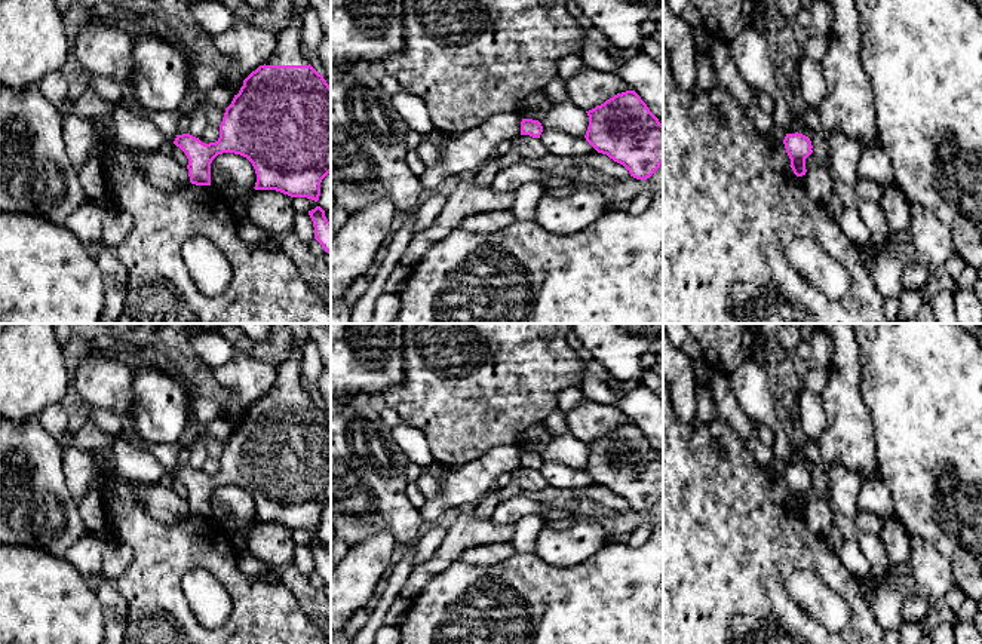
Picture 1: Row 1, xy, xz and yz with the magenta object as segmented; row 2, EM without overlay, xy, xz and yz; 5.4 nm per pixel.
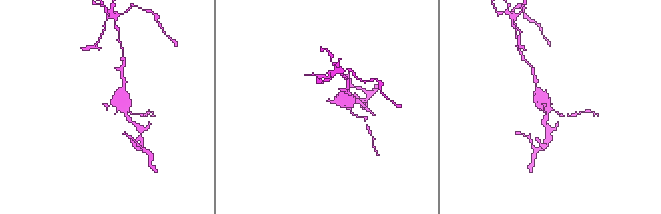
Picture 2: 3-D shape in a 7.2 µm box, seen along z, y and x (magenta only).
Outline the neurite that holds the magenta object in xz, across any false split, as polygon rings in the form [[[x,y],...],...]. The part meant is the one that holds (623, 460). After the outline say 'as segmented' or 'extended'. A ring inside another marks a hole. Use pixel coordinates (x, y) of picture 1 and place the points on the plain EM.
[[[626,423],[586,444],[586,473],[623,497],[636,512],[650,510],[663,496],[663,457],[635,423]]]; as segmented

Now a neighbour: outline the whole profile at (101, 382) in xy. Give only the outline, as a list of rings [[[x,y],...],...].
[[[88,349],[77,362],[73,386],[89,410],[102,408],[131,417],[132,380],[131,365]]]

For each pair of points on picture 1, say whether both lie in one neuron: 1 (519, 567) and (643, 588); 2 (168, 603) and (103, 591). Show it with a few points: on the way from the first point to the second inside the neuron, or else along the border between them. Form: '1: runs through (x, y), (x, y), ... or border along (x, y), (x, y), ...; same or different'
1: runs through (551, 588), (611, 588); same
2: border along (114, 582), (126, 604), (126, 628); different

